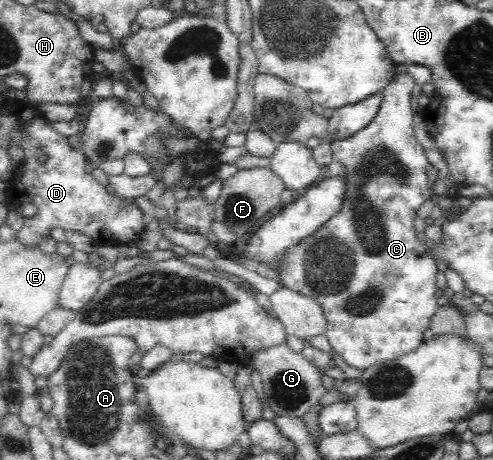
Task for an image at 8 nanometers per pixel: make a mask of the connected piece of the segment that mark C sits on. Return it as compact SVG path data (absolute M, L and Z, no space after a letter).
M406 70L405 72L396 72L390 82L380 91L382 100L376 117L372 118L362 130L358 130L356 134L348 136L344 140L332 140L330 142L333 160L338 161L344 169L344 200L342 206L327 223L316 234L305 238L300 244L288 249L285 258L285 267L279 272L283 286L312 298L320 304L324 317L328 321L327 340L330 341L334 353L340 355L340 358L352 366L362 371L373 365L383 365L386 362L396 360L405 354L416 352L420 348L423 341L423 335L429 329L432 316L439 310L437 304L437 266L435 258L431 255L429 249L420 243L417 233L414 231L414 218L416 210L422 206L422 202L431 200L432 184L428 182L428 174L426 167L429 165L426 159L426 153L421 144L416 141L418 136L415 131L414 114L411 107L412 88L414 88L414 77Z

